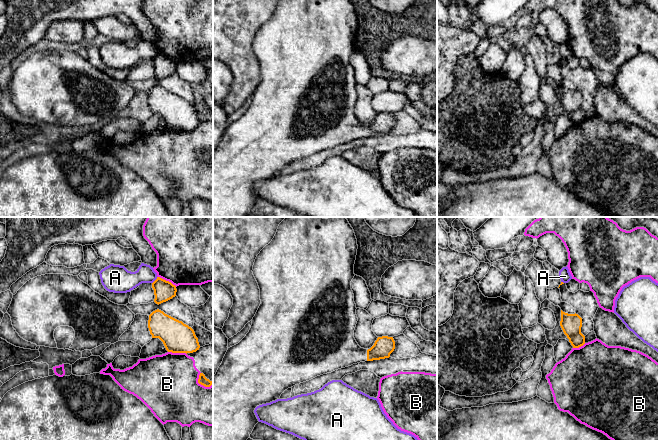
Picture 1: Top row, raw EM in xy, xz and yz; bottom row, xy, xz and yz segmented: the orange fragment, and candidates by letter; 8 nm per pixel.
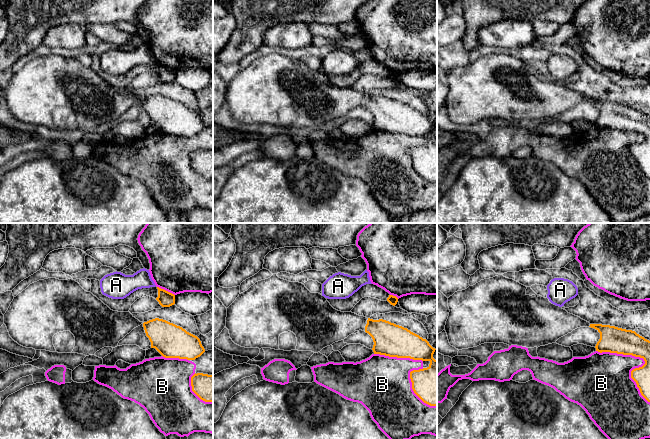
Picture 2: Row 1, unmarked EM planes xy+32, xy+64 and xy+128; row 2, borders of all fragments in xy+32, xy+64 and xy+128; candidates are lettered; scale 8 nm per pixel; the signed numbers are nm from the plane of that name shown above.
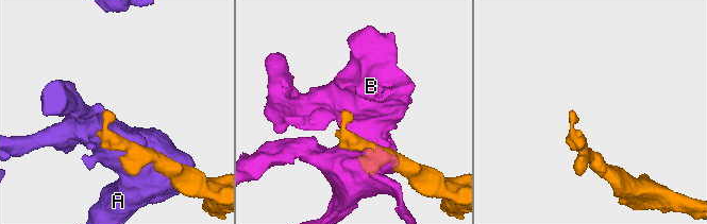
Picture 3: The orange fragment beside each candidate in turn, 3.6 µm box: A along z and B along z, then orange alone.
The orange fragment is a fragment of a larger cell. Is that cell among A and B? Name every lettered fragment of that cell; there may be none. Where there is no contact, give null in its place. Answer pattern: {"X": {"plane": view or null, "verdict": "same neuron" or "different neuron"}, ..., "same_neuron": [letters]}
{"A": {"plane": "xy", "verdict": "different neuron"}, "B": {"plane": "xy", "verdict": "different neuron"}, "same_neuron": []}

